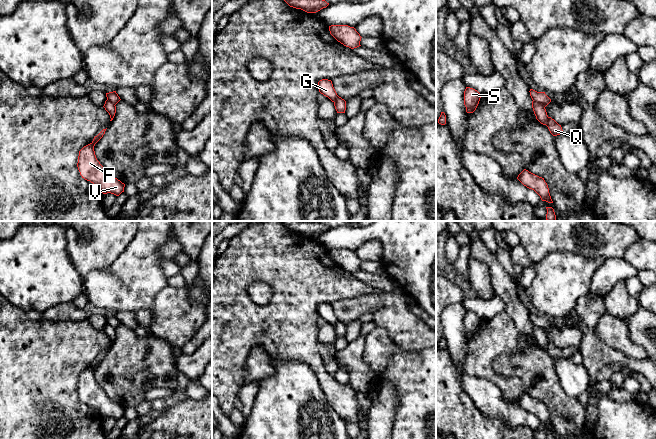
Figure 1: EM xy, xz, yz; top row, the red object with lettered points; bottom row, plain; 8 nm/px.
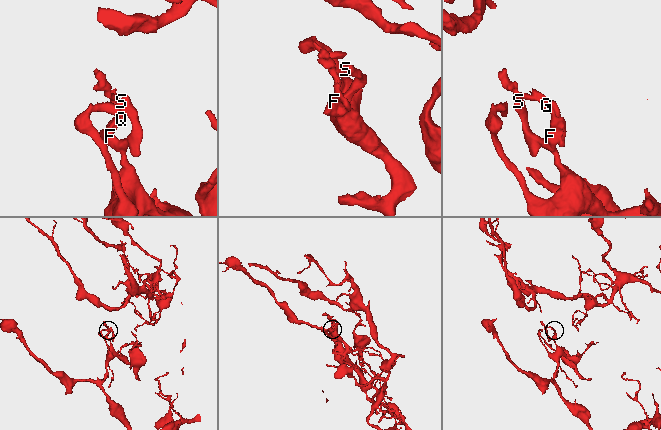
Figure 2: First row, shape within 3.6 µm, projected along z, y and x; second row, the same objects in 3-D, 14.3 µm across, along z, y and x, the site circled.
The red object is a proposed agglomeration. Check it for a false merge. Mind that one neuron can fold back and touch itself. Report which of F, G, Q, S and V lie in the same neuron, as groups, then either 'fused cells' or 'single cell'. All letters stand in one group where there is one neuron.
F G S V / Q; fused cells

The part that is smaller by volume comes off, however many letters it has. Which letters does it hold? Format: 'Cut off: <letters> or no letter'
Cut off: Q

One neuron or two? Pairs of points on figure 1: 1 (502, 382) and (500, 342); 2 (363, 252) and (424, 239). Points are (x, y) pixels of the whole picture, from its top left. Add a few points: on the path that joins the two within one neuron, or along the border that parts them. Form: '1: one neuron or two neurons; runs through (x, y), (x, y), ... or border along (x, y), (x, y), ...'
1: one neuron; runs through (492, 373), (489, 370), (490, 352)
2: two neurons; border along (358, 248), (378, 240), (383, 260)

